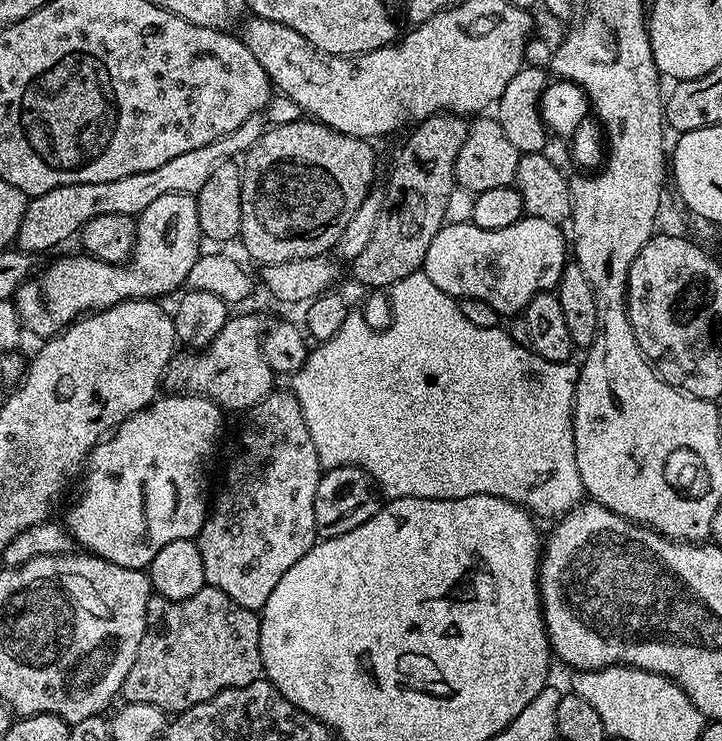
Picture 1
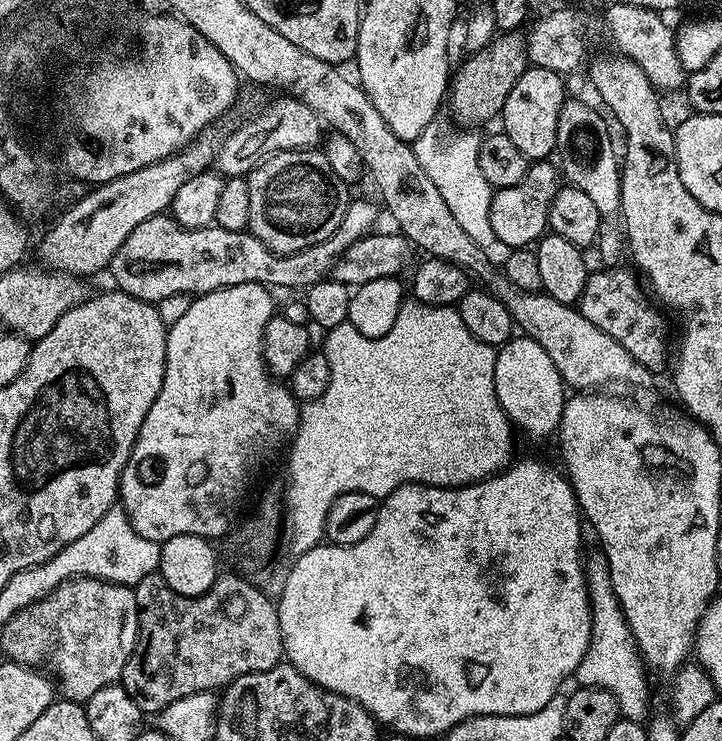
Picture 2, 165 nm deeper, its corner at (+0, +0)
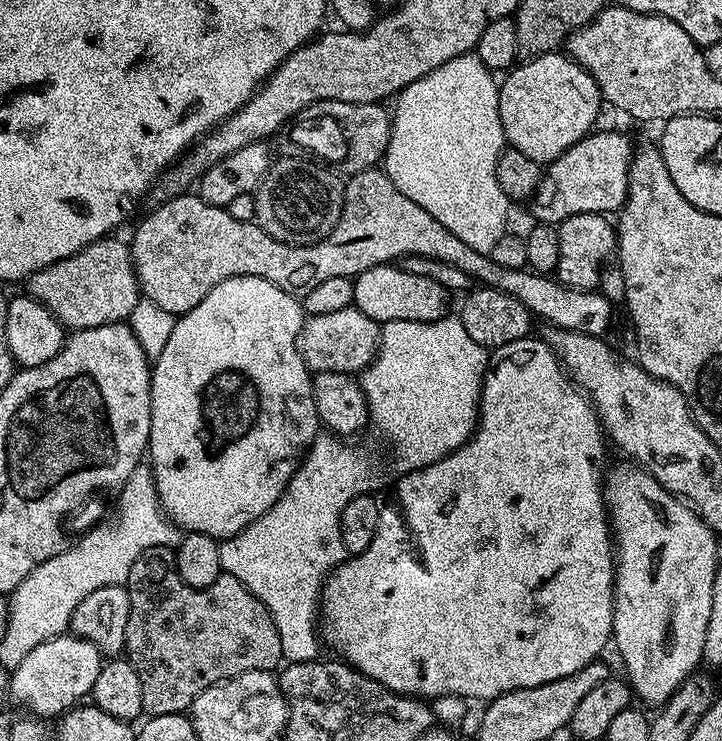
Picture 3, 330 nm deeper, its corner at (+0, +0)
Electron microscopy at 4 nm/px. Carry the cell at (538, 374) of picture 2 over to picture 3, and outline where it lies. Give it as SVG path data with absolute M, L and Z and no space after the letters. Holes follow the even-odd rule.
M525 338L518 342L510 342L501 348L491 349L488 357L488 370L484 374L484 388L480 392L480 414L472 437L461 448L455 448L446 458L442 458L425 468L403 473L397 479L400 481L396 484L396 497L389 504L385 503L381 507L380 521L378 522L378 530L374 534L374 542L370 542L370 546L366 546L366 550L349 555L344 563L339 564L324 581L324 591L320 593L319 611L319 615L322 617L323 639L327 643L329 640L341 652L339 655L352 667L357 668L364 676L374 678L382 686L386 686L391 692L396 692L399 696L435 698L446 694L454 694L455 696L465 697L469 701L482 700L481 702L489 702L496 696L506 694L508 691L542 686L543 683L554 682L556 679L566 678L567 675L582 670L587 664L595 661L600 656L599 652L607 644L609 647L612 640L612 590L616 582L616 565L614 563L614 541L610 535L608 509L604 502L602 472L600 476L600 467L604 464L606 436L602 431L600 420L596 417L595 408L592 407L587 395L570 379L564 365L560 363L559 356L552 351L550 345L544 343L543 339L532 339Z

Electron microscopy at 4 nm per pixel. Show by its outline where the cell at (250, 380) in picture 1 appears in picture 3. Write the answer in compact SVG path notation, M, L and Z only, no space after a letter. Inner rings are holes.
M353 306L331 314L308 316L305 319L296 345L300 347L309 372L360 374L371 364L380 349L381 325L363 307L359 307Z

